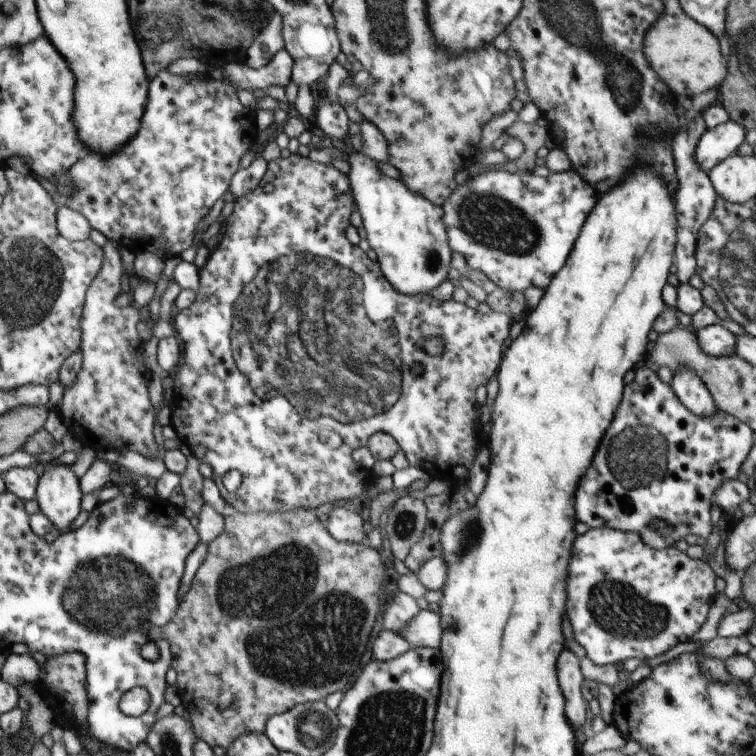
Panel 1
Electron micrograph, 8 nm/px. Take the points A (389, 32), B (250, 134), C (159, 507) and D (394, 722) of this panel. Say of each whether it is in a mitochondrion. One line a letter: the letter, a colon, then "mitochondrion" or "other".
A: mitochondrion
B: other
C: other
D: mitochondrion

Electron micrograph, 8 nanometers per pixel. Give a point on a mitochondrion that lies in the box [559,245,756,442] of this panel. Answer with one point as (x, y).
(676, 353)

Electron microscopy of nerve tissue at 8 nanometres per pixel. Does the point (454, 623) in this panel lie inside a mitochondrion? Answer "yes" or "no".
yes

